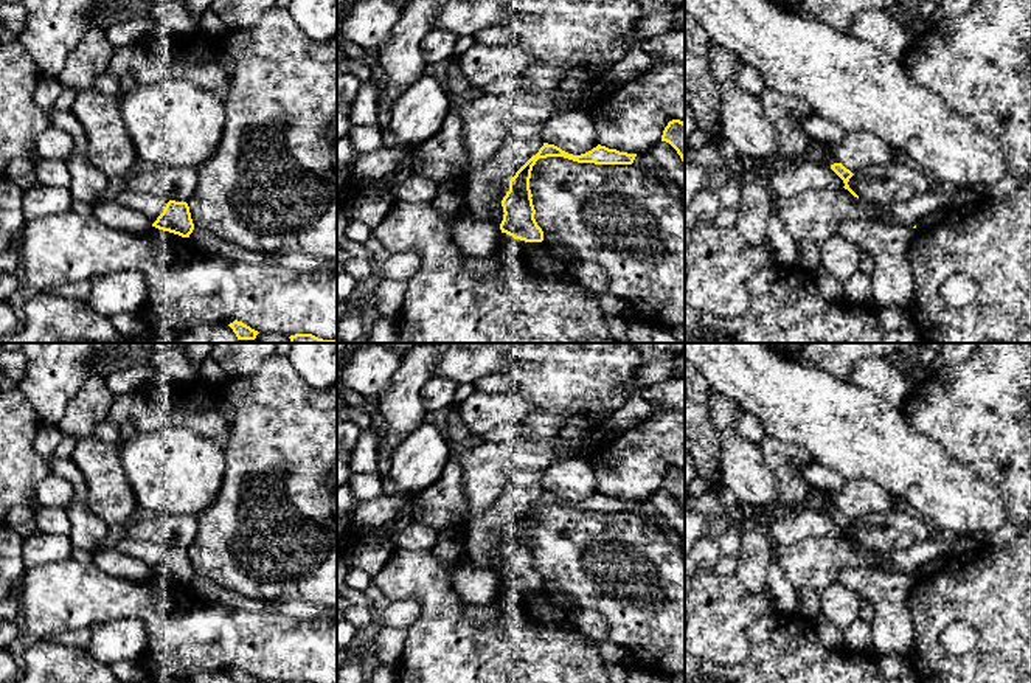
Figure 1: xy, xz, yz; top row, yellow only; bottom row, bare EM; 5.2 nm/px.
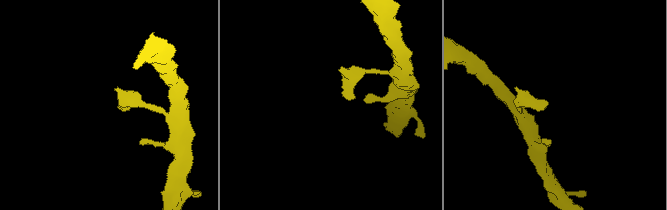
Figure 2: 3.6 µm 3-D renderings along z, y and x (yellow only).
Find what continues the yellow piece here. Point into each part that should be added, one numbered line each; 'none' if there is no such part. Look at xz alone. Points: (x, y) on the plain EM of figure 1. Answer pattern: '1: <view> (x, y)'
none

